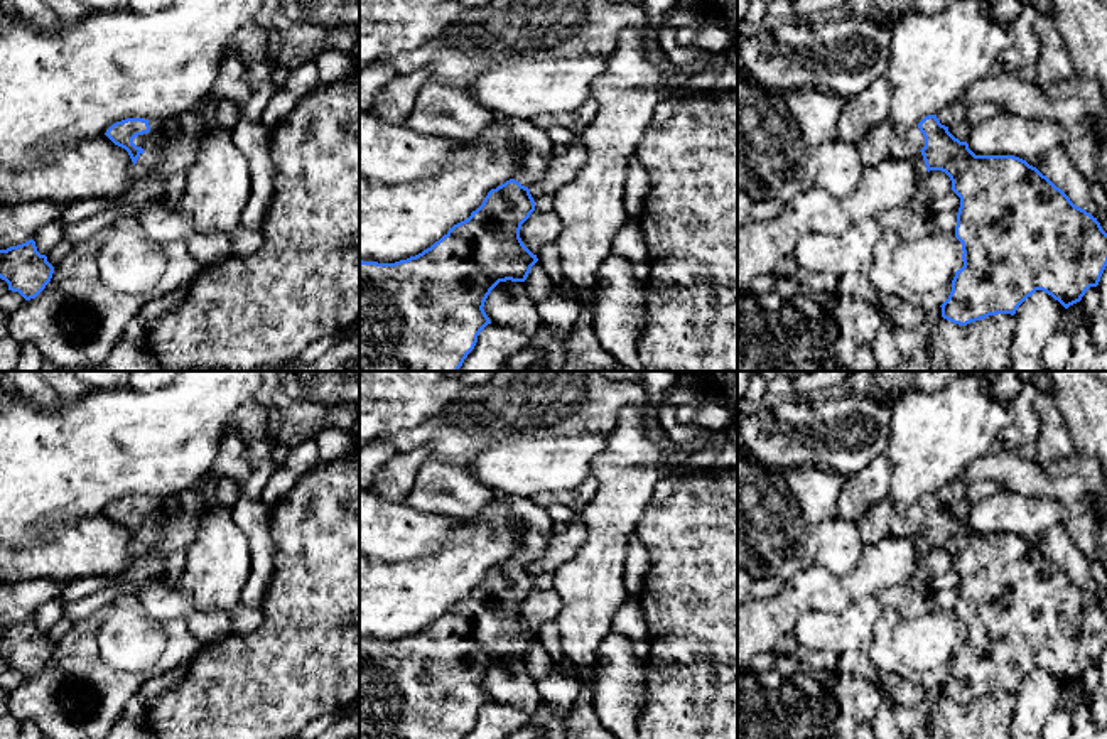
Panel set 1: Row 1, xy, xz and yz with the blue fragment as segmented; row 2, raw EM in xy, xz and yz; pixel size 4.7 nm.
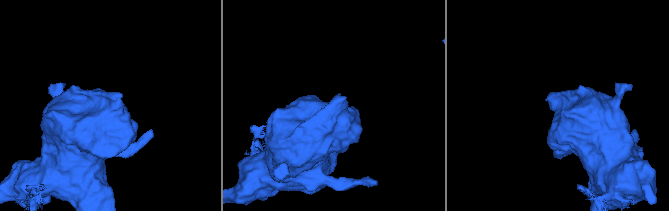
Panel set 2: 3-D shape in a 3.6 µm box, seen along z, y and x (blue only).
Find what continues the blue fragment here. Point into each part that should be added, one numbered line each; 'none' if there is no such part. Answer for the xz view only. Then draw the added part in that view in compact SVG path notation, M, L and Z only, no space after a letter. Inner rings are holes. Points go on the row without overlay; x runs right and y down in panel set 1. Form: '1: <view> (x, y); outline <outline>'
1: xz (537, 522); outline M510 494L501 496L500 501L515 518L523 521L523 538L513 557L530 567L548 547L554 537L554 520L547 508L535 504L532 498Z

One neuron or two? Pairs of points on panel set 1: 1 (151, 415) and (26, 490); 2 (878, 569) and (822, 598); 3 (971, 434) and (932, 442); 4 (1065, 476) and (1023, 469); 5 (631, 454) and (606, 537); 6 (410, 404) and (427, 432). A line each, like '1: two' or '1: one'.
1: one
2: one
3: one
4: one
5: one
6: two

